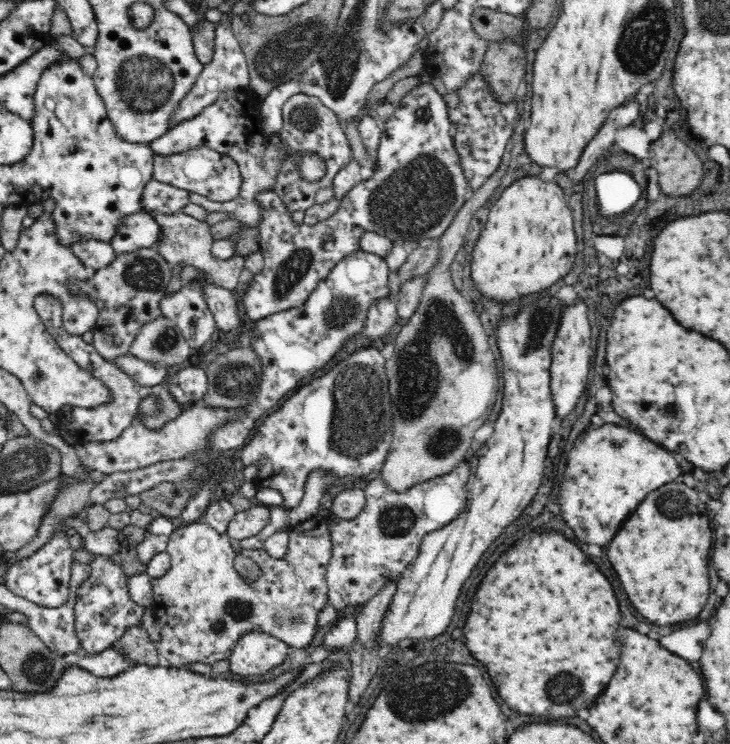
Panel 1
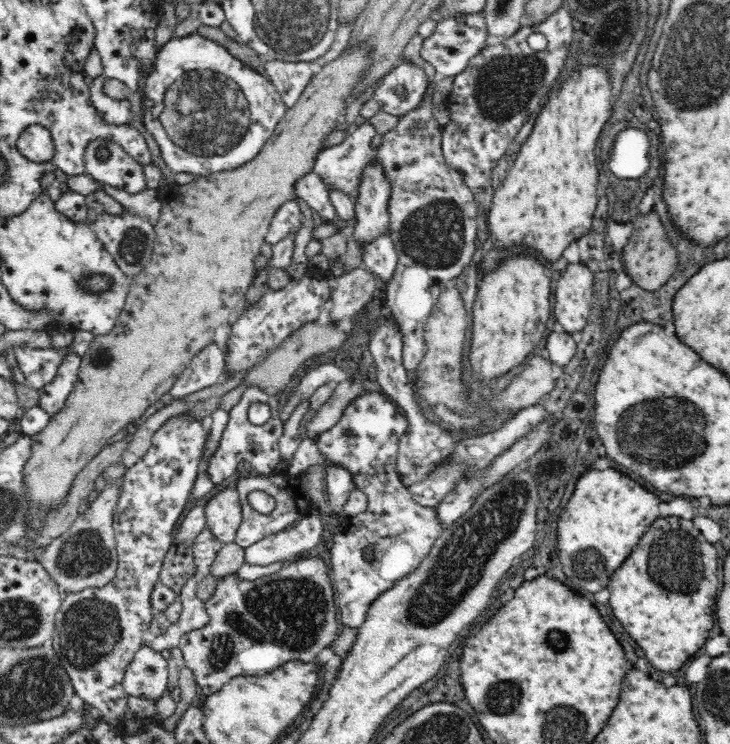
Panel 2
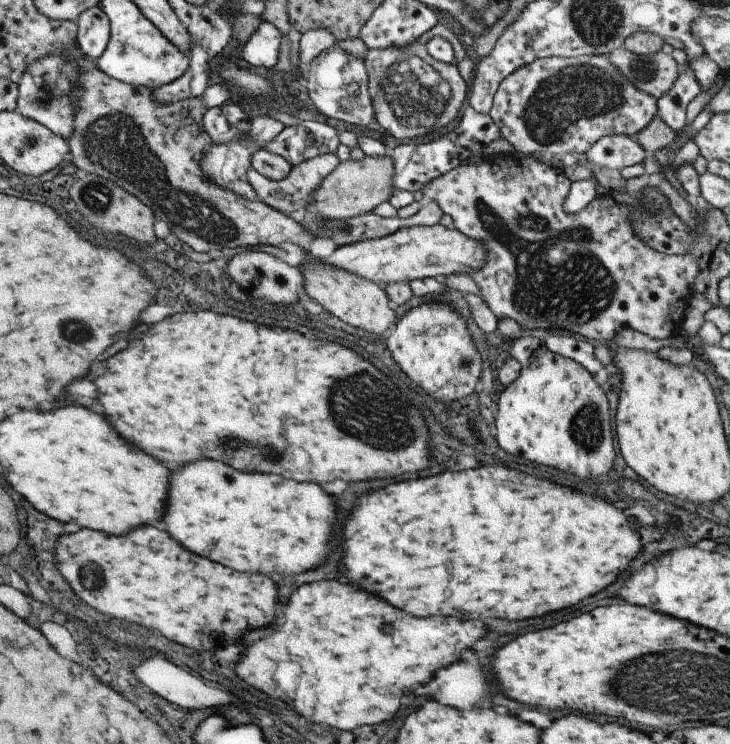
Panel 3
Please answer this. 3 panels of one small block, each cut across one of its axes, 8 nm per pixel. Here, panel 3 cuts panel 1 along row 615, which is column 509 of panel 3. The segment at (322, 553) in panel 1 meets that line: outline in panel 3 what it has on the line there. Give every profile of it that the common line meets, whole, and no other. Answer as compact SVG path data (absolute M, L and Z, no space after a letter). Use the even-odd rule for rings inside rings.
M513 152L479 164L457 166L423 186L423 194L427 196L425 200L435 200L443 214L451 216L451 228L483 246L485 264L467 276L477 284L479 296L495 314L497 322L501 318L511 318L521 330L561 330L603 344L613 340L621 328L643 332L649 338L681 334L685 308L691 298L691 284L699 274L697 260L689 254L667 256L649 248L649 244L639 238L635 226L639 226L641 218L653 220L653 216L659 214L659 210L653 210L653 204L645 200L645 194L651 190L661 198L661 204L687 222L691 230L699 224L695 218L699 208L687 204L679 194L677 184L673 184L665 172L645 174L627 182L627 206L617 204L607 192L601 198L591 200L581 212L567 214L563 204L571 192L571 182L563 172L531 156Z

